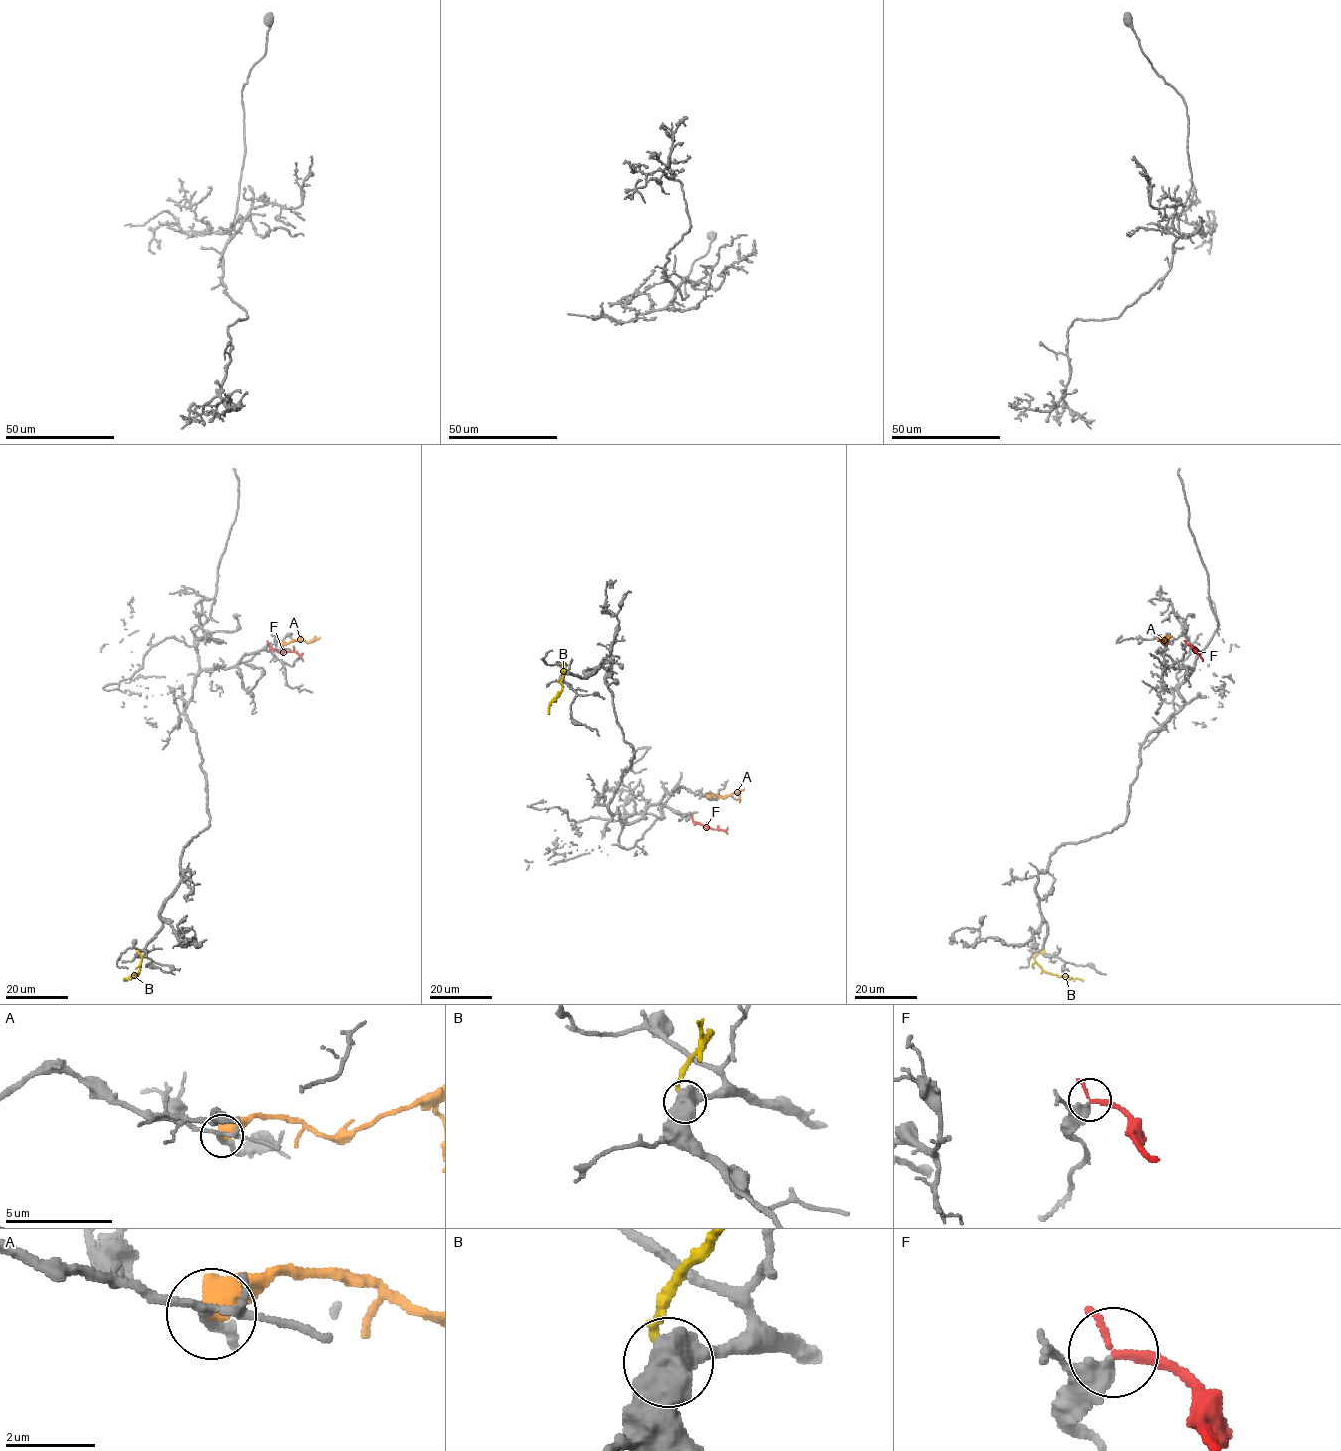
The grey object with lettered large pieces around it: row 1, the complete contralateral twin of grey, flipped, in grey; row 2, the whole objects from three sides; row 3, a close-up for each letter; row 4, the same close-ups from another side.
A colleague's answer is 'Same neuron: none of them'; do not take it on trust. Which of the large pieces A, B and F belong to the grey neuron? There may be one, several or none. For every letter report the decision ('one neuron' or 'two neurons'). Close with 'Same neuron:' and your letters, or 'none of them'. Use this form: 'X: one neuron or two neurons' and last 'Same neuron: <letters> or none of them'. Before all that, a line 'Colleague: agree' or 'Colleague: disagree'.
Colleague: disagree
A: two neurons
B: two neurons
F: one neuron
Same neuron: F

